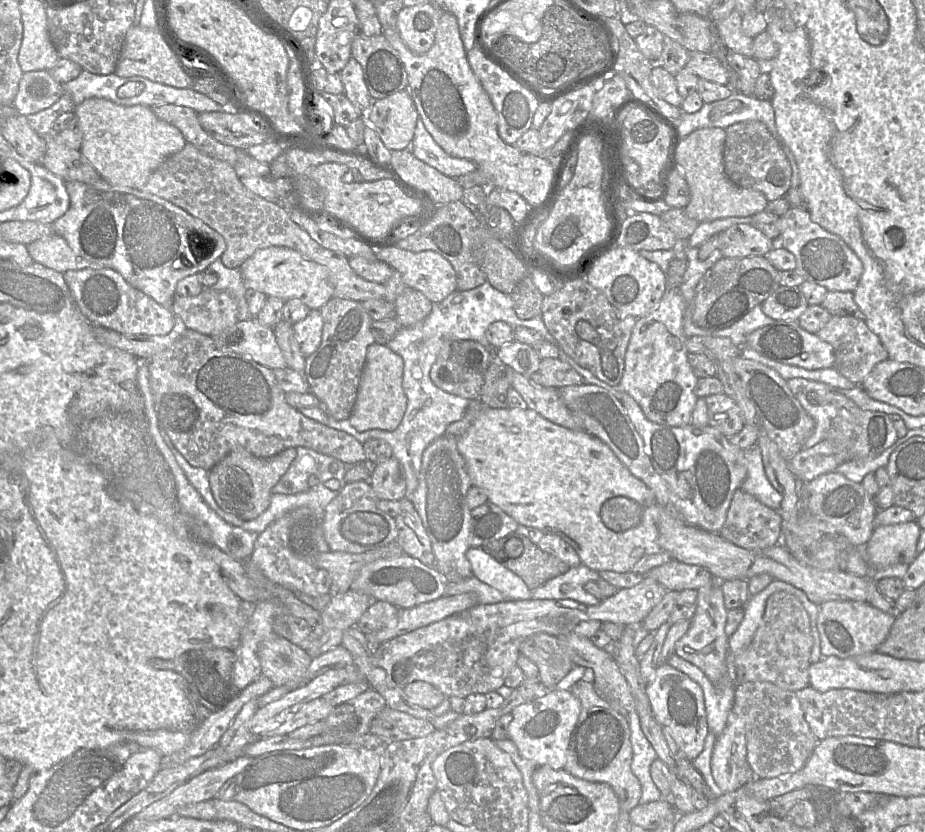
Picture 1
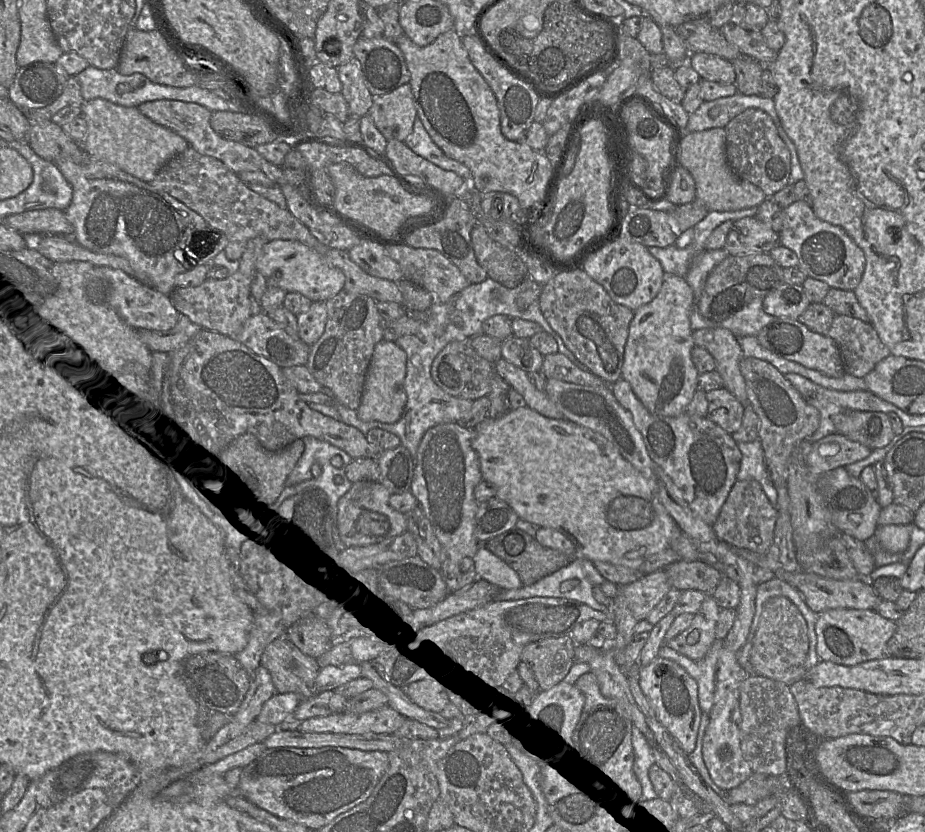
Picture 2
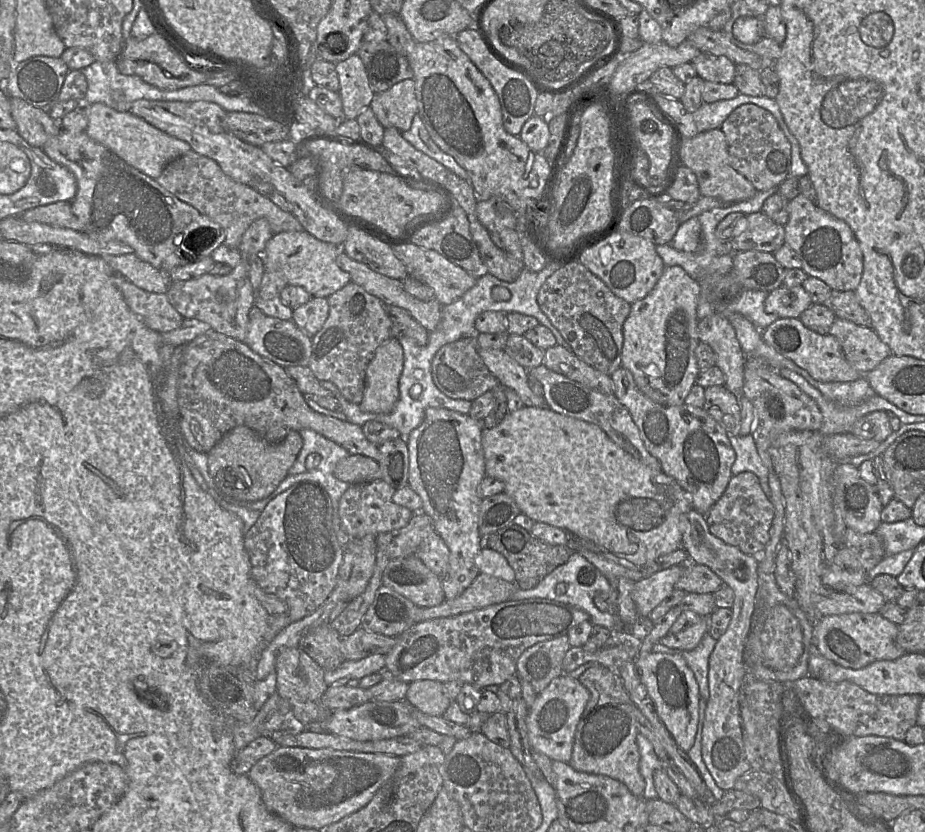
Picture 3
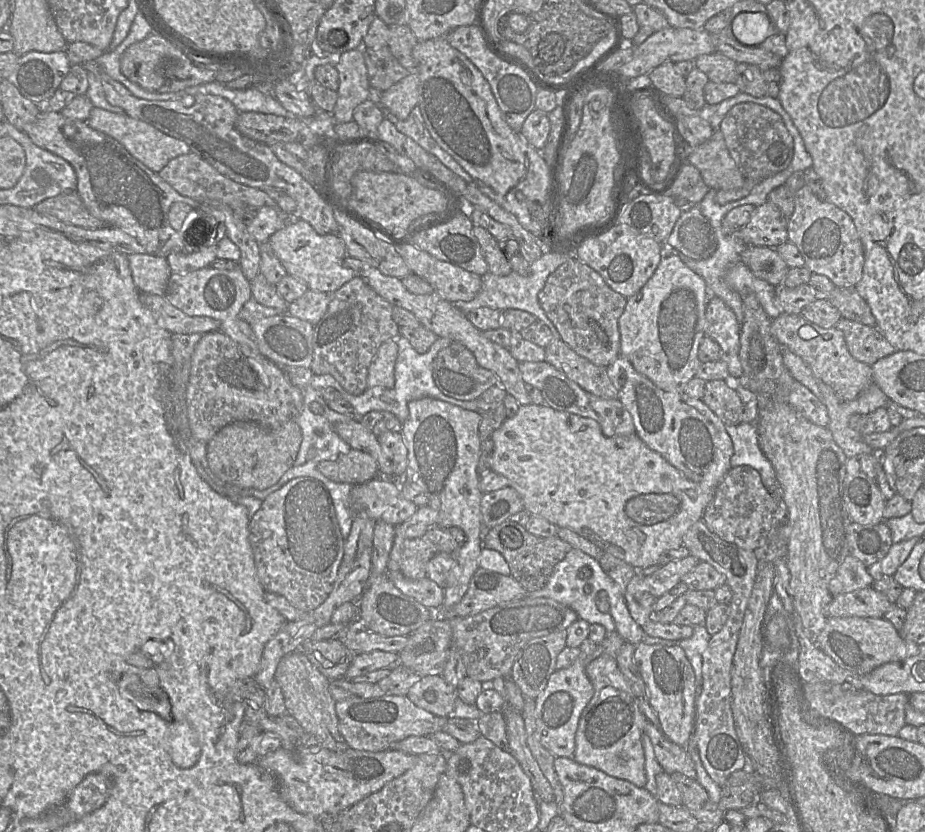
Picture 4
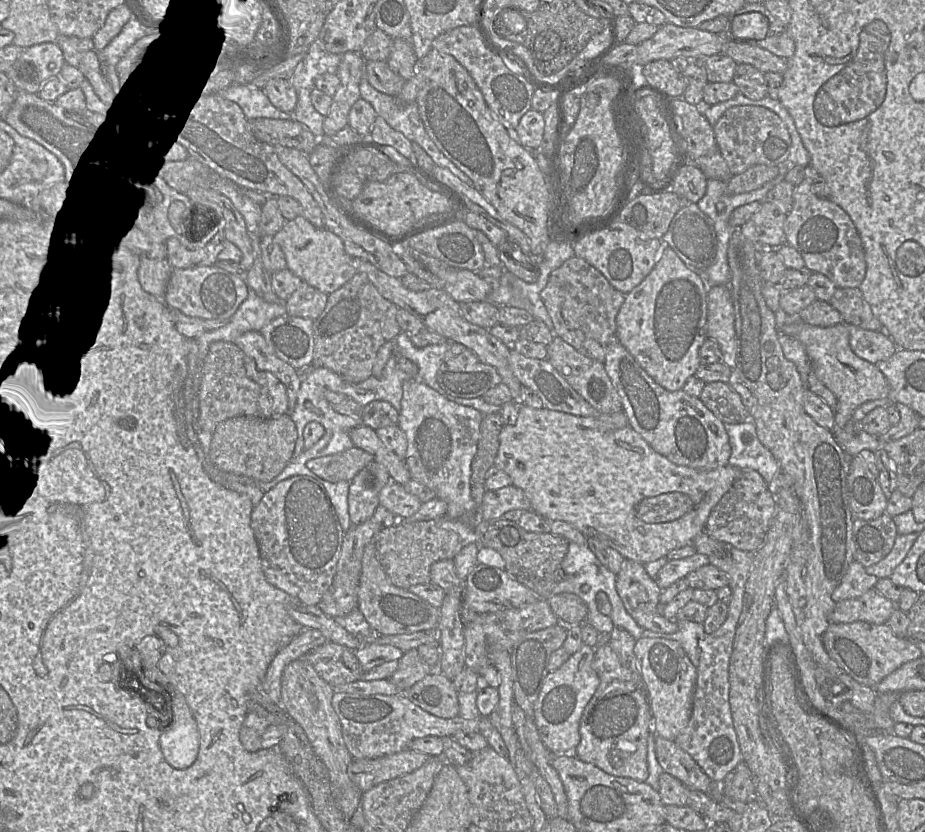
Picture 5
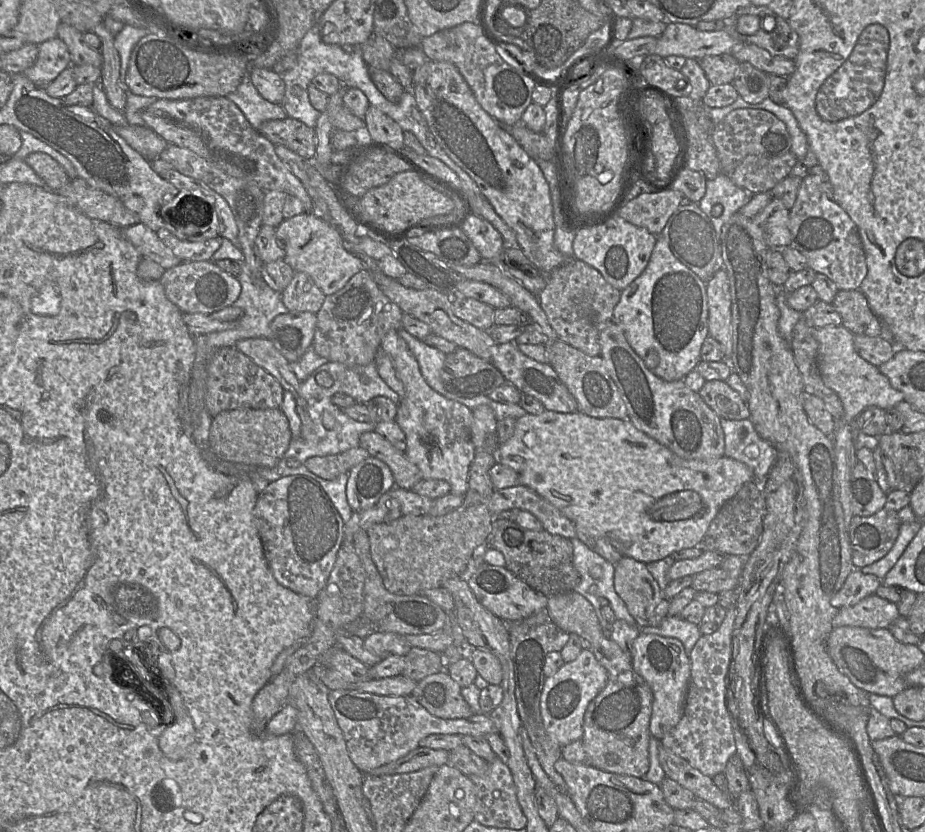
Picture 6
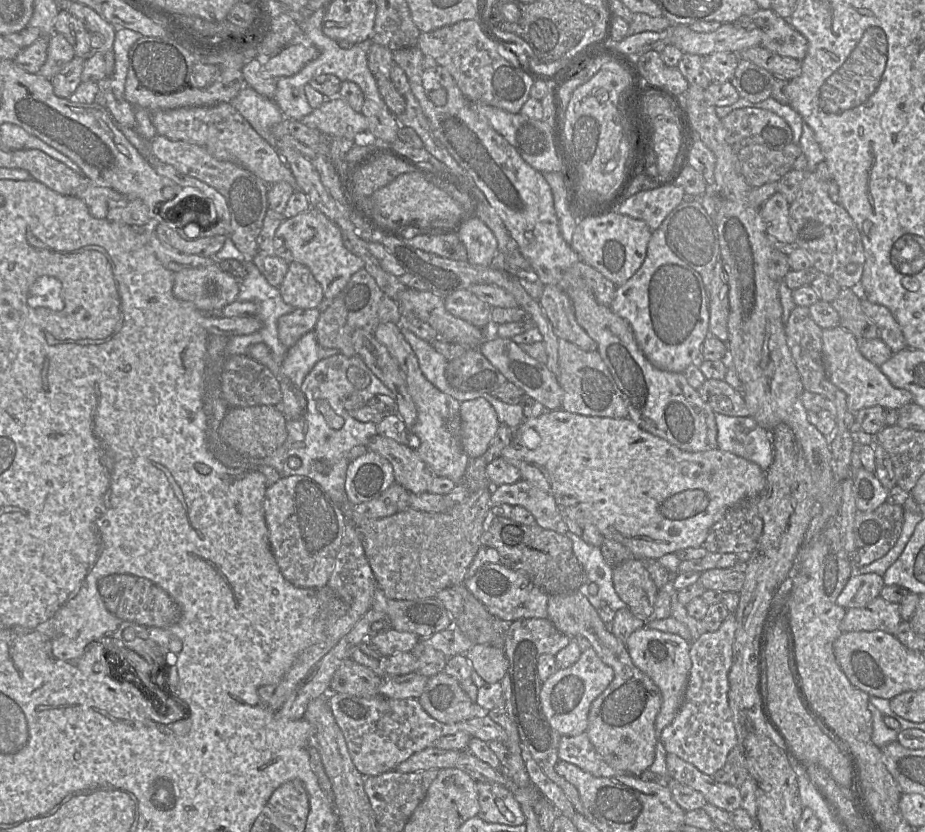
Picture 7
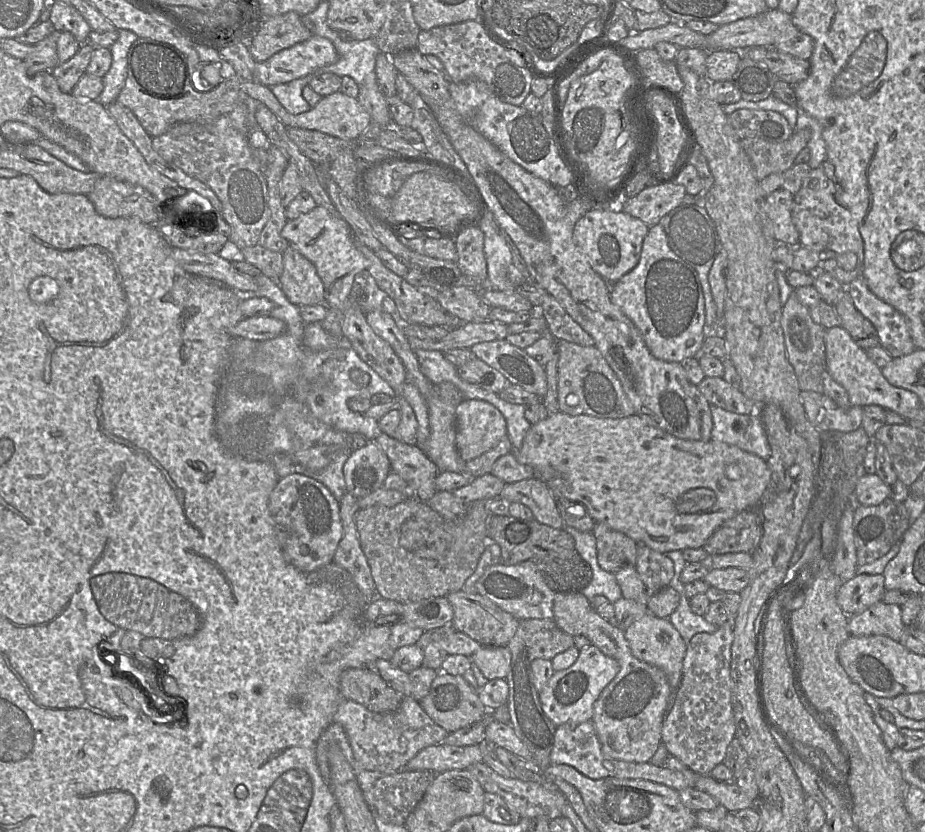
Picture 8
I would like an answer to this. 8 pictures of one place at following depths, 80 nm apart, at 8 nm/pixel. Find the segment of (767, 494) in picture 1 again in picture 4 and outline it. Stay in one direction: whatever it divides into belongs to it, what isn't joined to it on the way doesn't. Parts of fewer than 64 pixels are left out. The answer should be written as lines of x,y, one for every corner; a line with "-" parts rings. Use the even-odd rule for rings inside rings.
755,423
727,426
725,430
733,444
733,455
730,459
731,468
740,466
754,468
760,474
764,486
774,494
778,493
776,473
759,447

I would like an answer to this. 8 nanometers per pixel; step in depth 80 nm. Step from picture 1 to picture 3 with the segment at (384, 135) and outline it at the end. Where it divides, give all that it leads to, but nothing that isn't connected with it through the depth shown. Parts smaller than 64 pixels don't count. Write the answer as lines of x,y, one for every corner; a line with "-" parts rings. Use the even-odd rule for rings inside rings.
405,79
384,92
375,93
370,107
383,128
394,127
400,132
409,130
413,117
418,113
414,80

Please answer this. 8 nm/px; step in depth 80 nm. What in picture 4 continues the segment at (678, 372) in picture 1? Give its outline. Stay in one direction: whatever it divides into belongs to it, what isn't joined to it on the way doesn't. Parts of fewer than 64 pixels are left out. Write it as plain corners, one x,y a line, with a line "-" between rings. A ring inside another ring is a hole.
679,256
663,257
639,292
627,298
625,309
618,320
620,354
659,389
683,393
687,383
696,376
701,364
697,355
700,342
705,337
705,311
710,296
704,279
686,266

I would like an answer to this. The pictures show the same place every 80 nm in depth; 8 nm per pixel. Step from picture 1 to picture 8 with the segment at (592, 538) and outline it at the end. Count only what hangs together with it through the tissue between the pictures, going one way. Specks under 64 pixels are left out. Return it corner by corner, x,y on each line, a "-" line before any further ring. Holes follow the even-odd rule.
557,411
556,413
548,414
543,420
531,425
523,439
521,448
513,451
513,453
521,464
530,466
534,471
534,476
544,481
551,491
559,492
571,501
582,503
595,522
605,523
611,529
624,533
636,543
643,543
659,553
675,550
682,551
686,548
702,548
708,538
724,521
739,512
754,509
770,481
770,470
767,461
759,456
741,450
736,446
712,439
700,441
677,438
654,426
653,423
643,419
638,414
623,418
599,418
585,414
572,416

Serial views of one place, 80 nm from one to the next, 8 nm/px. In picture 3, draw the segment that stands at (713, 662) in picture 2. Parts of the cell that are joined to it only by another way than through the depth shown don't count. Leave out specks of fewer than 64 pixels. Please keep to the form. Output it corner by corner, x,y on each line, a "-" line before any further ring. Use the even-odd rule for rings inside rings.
706,632
697,647
691,651
670,648
660,642
656,643
653,646
652,651
668,654
679,654
683,656
687,665
694,673
696,681
698,683
700,702
702,698
707,701
709,697
709,658
714,649
715,644
716,640
708,632

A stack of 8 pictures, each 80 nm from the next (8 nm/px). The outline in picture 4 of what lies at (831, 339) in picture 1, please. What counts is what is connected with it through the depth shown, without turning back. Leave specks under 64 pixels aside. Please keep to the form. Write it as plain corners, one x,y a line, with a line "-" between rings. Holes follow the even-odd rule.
841,317
835,327
843,332
850,354
869,366
896,351
876,326
866,326

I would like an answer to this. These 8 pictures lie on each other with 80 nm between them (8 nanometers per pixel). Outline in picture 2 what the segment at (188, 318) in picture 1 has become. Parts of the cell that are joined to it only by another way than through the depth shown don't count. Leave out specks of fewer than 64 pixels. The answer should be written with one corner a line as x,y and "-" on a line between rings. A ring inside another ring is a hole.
263,237
250,239
239,260
239,269
234,274
218,280
207,278
195,287
176,287
169,298
177,312
201,326
202,329
215,331
225,336
234,336
238,333
251,316
253,307
258,305
251,296
250,286
256,273
256,261
266,242
269,241

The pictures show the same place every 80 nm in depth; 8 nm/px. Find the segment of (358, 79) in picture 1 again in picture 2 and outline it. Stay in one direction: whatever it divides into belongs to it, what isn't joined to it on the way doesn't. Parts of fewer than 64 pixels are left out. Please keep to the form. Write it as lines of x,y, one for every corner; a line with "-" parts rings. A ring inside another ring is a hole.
352,57
347,63
337,67
337,73
350,117
361,118
367,115
373,103
373,95
366,86
358,59

